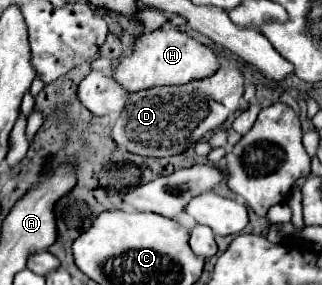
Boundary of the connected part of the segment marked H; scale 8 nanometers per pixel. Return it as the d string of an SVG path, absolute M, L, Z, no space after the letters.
M156 29L152 33L142 33L140 37L136 37L132 53L116 61L112 77L116 77L116 83L120 83L124 91L134 93L158 85L182 85L192 79L202 79L212 75L212 71L216 71L218 67L218 57L210 47L190 39L186 33L178 29Z

